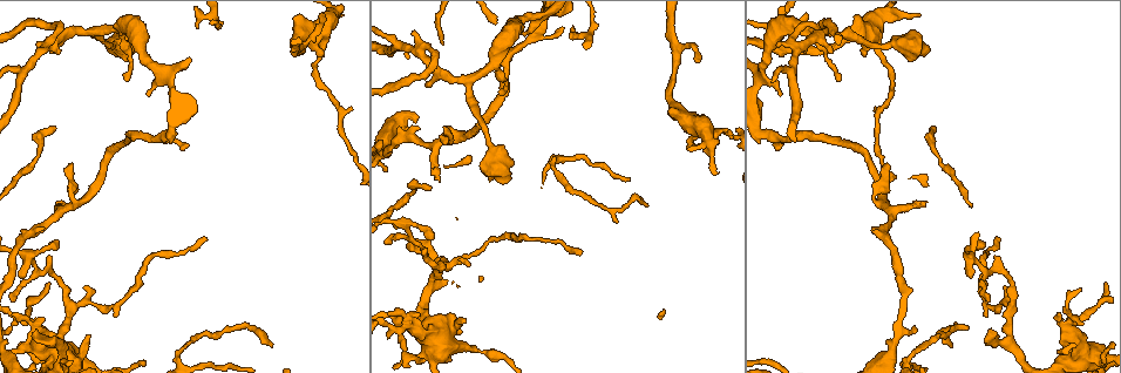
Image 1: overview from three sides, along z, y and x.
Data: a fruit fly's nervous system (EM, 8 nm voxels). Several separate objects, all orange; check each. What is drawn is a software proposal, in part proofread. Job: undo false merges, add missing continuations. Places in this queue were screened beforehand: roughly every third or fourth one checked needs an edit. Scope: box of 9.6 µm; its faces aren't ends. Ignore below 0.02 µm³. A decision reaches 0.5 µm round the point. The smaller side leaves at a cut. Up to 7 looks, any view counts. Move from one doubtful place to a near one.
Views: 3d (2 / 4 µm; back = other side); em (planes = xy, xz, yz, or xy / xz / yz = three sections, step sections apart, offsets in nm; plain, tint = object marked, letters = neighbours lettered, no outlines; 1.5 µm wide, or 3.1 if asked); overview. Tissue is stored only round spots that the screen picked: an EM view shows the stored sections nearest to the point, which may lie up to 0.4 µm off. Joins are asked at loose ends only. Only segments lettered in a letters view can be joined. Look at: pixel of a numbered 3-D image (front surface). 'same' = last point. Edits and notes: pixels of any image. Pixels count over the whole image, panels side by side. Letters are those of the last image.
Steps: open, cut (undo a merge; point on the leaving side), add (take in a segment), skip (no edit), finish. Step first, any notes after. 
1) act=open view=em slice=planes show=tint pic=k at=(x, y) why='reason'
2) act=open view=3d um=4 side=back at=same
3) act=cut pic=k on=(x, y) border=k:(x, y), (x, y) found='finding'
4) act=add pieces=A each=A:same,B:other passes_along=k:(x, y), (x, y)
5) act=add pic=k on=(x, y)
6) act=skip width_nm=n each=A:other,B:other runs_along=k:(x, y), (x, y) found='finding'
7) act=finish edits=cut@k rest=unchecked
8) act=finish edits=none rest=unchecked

act=open view=3d um=4 side=back pic=1 at=(65, 203)

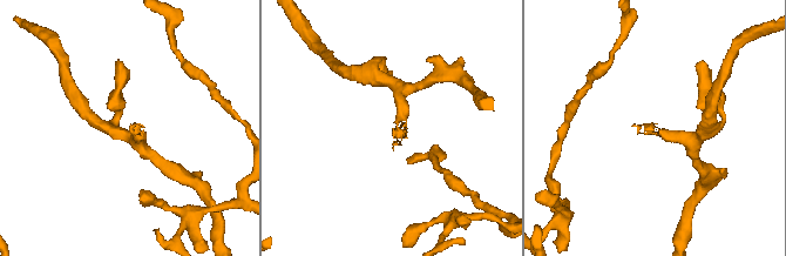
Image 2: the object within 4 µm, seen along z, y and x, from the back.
act=open view=em slice=planes show=letters pic=2 at=(395, 143) why='need the tissue'

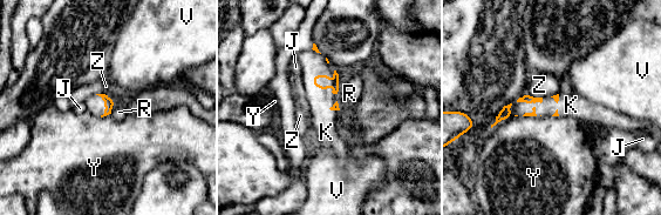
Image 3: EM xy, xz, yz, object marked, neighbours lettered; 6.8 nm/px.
act=add pieces=K longest_contact=Y:170nm each=J:other,K:same,R:other,V:other,Y:other,Z:other passes_along=3:(321, 81), (315, 85), (324, 120) found='it goes on there'

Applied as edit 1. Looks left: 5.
act=open view=em slice=xz step=4 show=letters pic=1 at=(434, 237)

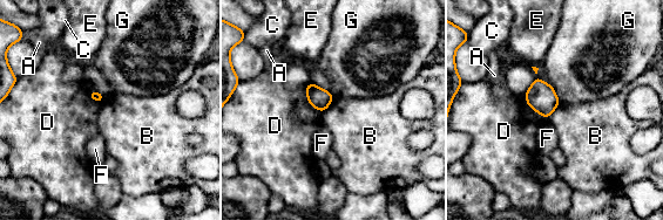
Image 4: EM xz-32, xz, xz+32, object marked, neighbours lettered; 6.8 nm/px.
act=skip each=A:other,B:other,C:other,D:other,E:other,F:other,G:other border=4:(333, 97), (322, 112) found='none of them fits'

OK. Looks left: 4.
act=open view=em slice=planes show=letters pic=1 at=(497, 60) why='sudden change in width'

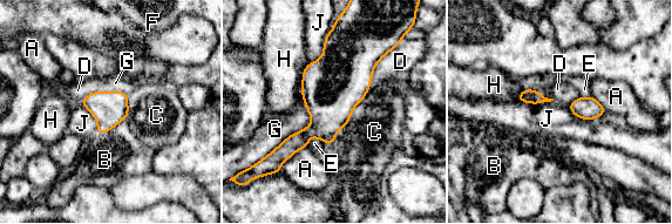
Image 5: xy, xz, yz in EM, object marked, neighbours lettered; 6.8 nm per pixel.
act=skip each=A:other,B:other,C:other,D:other,E:other,F:other,G:other,H:other,J:other border=5:(126, 117), (107, 131), (96, 133) found='one cell here'

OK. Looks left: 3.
act=finish edits=add@3 rest=unchecked

